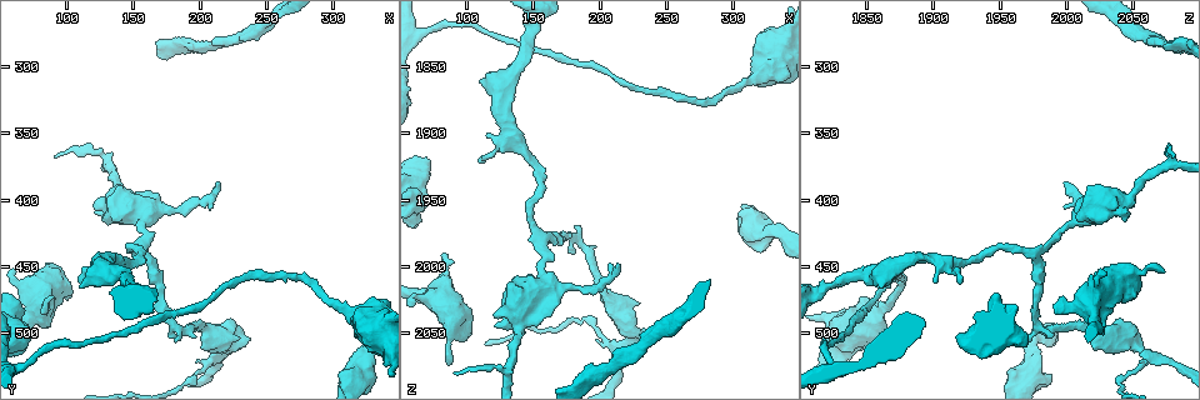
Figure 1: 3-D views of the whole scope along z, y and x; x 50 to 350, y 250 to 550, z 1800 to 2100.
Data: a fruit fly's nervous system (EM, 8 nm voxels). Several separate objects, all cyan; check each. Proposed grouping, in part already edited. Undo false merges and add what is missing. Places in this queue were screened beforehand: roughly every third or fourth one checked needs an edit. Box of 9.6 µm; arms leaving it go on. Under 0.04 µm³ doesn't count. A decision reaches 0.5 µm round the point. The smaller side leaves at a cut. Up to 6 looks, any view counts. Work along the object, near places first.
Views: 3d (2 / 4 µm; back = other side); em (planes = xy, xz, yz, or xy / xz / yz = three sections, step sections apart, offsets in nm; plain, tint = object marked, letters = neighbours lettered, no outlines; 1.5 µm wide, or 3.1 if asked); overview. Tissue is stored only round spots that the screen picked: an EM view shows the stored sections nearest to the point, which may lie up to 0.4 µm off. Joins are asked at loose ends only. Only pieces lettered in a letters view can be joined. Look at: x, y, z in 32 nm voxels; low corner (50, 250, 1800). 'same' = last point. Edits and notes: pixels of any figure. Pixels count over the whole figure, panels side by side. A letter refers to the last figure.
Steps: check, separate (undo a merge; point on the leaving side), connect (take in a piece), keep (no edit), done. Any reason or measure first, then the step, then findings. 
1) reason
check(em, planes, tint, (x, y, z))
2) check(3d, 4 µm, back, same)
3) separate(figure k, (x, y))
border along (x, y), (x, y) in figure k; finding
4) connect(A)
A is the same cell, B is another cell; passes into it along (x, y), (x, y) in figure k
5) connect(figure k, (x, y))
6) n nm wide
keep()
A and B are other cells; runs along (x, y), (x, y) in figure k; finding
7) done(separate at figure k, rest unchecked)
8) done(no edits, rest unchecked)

thick end
check(em, yz, step 4, letters, (72, 502, 1916))

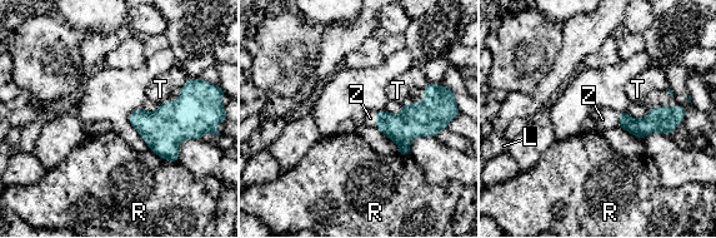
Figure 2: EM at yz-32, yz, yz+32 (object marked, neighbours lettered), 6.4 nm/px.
connect(figure 2, (370, 118))
Z is the same cell, L, R and T are other cells; passes into it along (415, 120), (376, 119), (370, 118) in figure 2; it goes on there

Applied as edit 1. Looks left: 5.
two arms in line, one across
check(em, planes, tint, (218, 514, 2058))

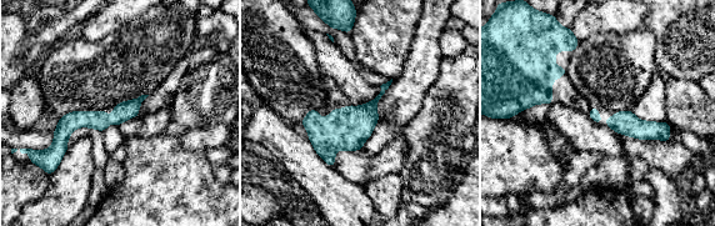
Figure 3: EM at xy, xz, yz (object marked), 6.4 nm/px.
see the neighbours
check(em, planes, letters, same)

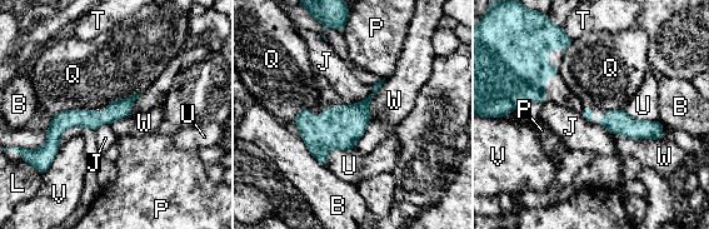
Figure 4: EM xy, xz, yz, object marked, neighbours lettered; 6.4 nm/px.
keep()
B, J, L, P, Q, T, U, V and W are other cells; continuous, no second cell

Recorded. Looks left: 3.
thick turns thin
check(em, planes, tint, (138, 396, 2050))

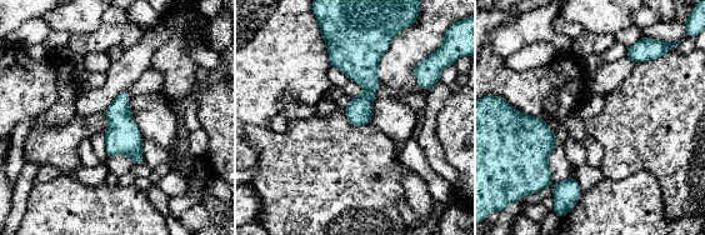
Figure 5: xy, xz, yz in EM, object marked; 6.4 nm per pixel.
see the neighbours
check(em, planes, letters, same)

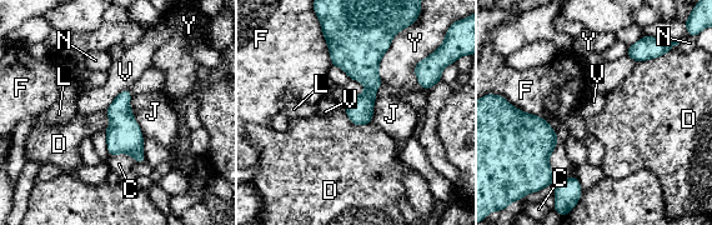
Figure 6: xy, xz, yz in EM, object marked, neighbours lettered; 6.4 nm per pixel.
Y touches over 320 nm
keep()
C, D, F, J, L, N, V and Y are other cells; one cell here

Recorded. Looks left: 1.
done(connect at figure 2, rest unchecked)

